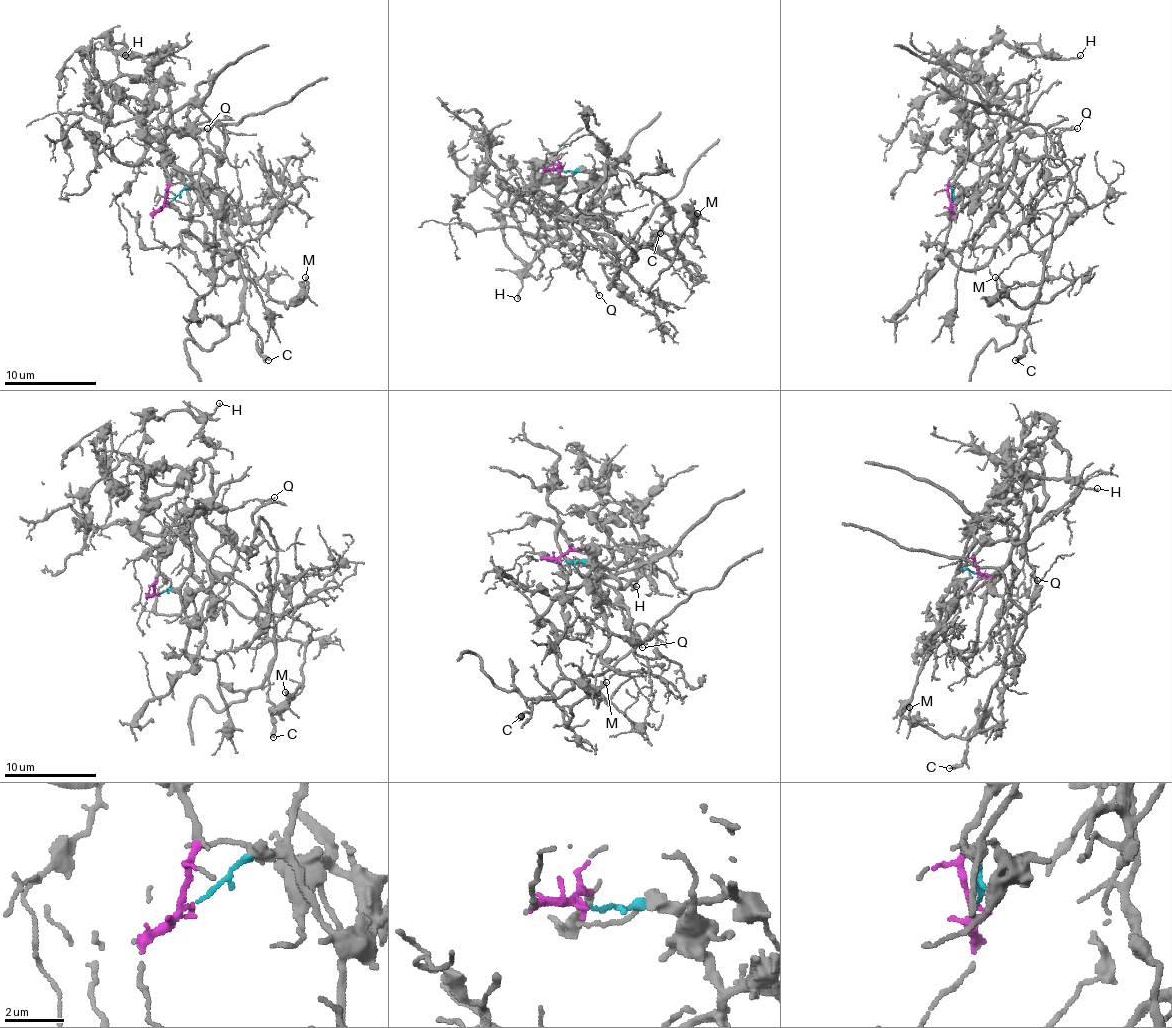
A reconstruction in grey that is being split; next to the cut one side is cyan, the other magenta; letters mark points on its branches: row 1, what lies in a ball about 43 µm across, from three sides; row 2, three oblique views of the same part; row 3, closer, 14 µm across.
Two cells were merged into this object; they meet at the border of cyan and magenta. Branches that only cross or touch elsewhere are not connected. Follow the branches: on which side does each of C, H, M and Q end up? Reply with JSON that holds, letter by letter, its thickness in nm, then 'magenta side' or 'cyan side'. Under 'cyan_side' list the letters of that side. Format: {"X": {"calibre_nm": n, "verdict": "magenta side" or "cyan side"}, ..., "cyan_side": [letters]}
{"C": {"calibre_nm": 320, "verdict": "cyan side"}, "H": {"calibre_nm": 140, "verdict": "magenta side"}, "M": {"calibre_nm": 160, "verdict": "cyan side"}, "Q": {"calibre_nm": 110, "verdict": "magenta side"}, "cyan_side": ["C", "M"]}

